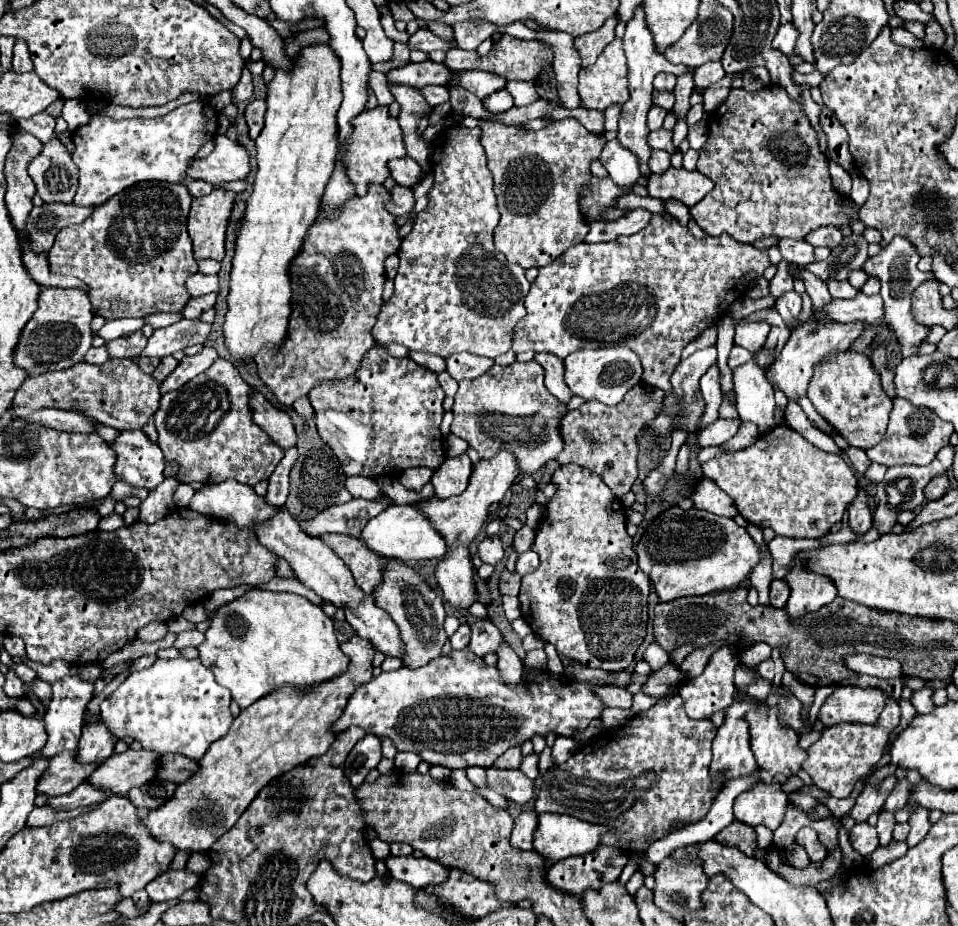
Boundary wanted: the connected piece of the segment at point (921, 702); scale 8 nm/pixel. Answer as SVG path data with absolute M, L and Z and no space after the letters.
M921 688L921 690L913 692L911 704L915 706L917 712L925 714L925 712L931 712L931 710L935 708L935 704L933 704L933 700L931 700L931 694L933 694L933 690L929 690L929 688Z

